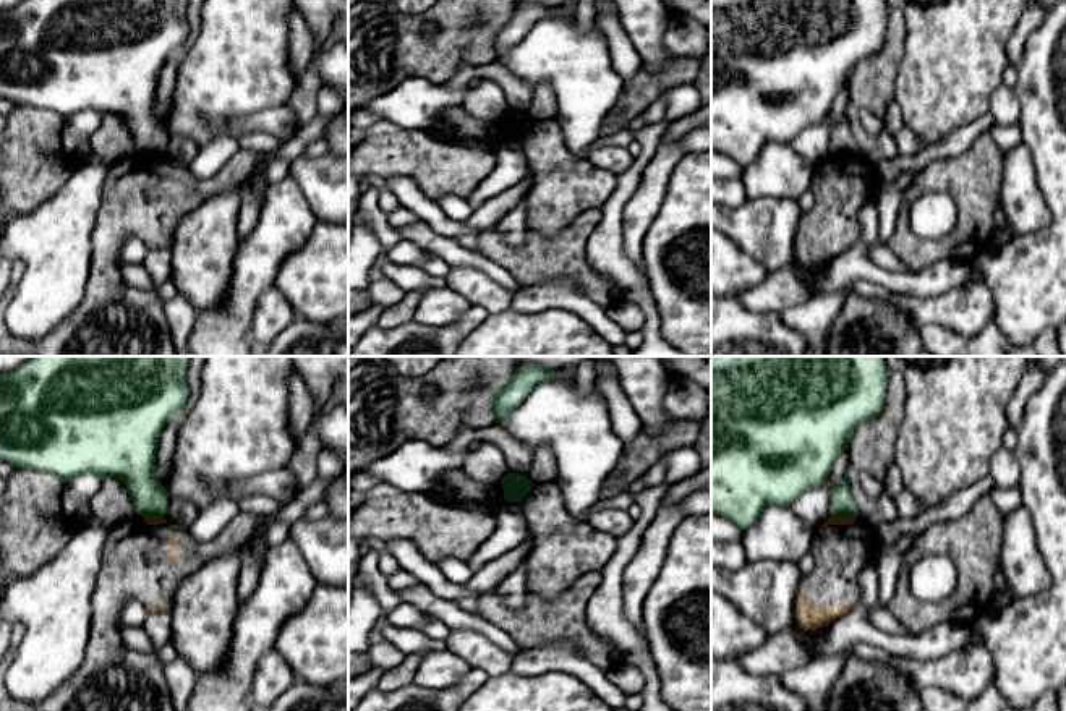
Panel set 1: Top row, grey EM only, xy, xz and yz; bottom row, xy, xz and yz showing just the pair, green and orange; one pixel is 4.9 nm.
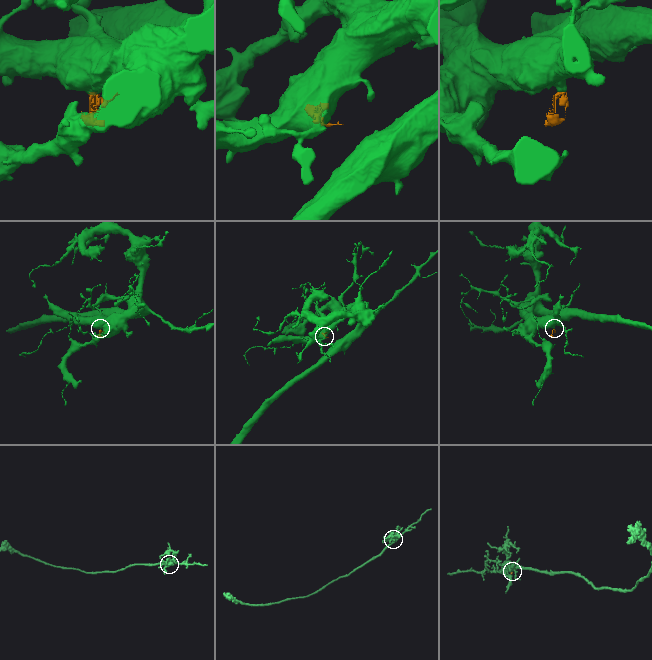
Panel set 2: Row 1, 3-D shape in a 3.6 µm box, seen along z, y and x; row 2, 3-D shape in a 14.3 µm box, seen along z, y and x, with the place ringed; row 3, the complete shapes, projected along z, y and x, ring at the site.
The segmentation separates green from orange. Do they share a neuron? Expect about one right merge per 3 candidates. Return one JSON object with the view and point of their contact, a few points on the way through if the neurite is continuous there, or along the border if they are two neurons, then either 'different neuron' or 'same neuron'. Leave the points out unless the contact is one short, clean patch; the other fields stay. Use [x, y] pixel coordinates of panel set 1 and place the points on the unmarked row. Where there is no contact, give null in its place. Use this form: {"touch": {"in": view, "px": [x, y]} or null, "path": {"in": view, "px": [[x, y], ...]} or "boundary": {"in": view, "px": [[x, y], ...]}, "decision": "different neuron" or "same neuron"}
{"touch": {"in": "yz", "px": [843, 153]}, "boundary": {"in": "yz", "px": [[830, 153], [851, 153], [854, 156]]}, "decision": "different neuron"}

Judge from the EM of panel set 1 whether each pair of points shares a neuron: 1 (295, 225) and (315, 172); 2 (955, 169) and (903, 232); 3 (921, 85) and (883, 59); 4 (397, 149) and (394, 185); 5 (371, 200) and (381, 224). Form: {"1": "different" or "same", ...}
{"1": "different", "2": "same", "3": "different", "4": "different", "5": "same"}

